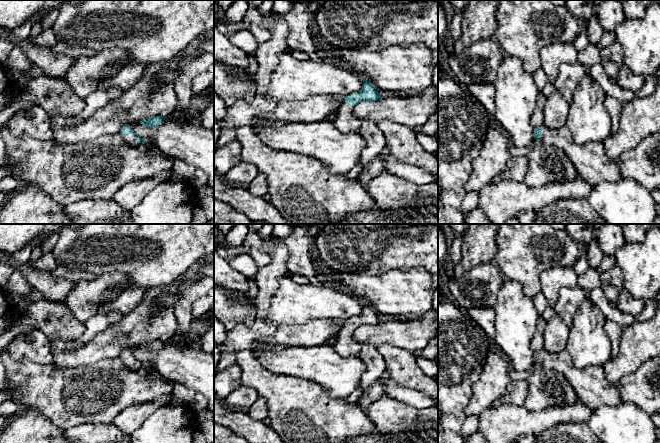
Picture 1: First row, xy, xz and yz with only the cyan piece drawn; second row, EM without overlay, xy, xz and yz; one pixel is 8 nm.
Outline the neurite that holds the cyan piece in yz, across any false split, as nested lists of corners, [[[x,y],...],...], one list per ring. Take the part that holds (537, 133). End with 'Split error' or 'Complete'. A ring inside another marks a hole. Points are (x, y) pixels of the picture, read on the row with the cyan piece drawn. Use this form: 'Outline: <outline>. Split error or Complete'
Outline: [[[543,125],[534,129],[533,136],[546,146],[565,153],[576,173],[593,187],[602,181],[617,182],[623,179],[618,162],[606,156],[603,142],[578,145],[566,125],[553,130]]]. Split error

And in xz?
Outline: [[[367,80],[363,81],[358,92],[344,97],[344,102],[337,110],[338,116],[333,124],[341,131],[346,133],[358,133],[362,120],[353,115],[354,107],[363,102],[375,102],[381,100],[378,89]]]. Split error

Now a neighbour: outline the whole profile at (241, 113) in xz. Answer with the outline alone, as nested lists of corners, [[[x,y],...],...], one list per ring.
[[[276,19],[268,32],[269,39],[258,44],[253,54],[258,63],[254,95],[250,101],[238,99],[233,105],[227,106],[226,118],[221,122],[221,135],[214,149],[236,140],[236,127],[251,125],[257,114],[272,113],[276,109],[277,102],[266,96],[266,90],[279,56],[288,49],[286,40],[289,26],[283,19]]]

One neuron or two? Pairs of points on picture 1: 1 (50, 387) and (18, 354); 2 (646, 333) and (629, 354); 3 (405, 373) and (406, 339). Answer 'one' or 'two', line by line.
1: two
2: one
3: two

